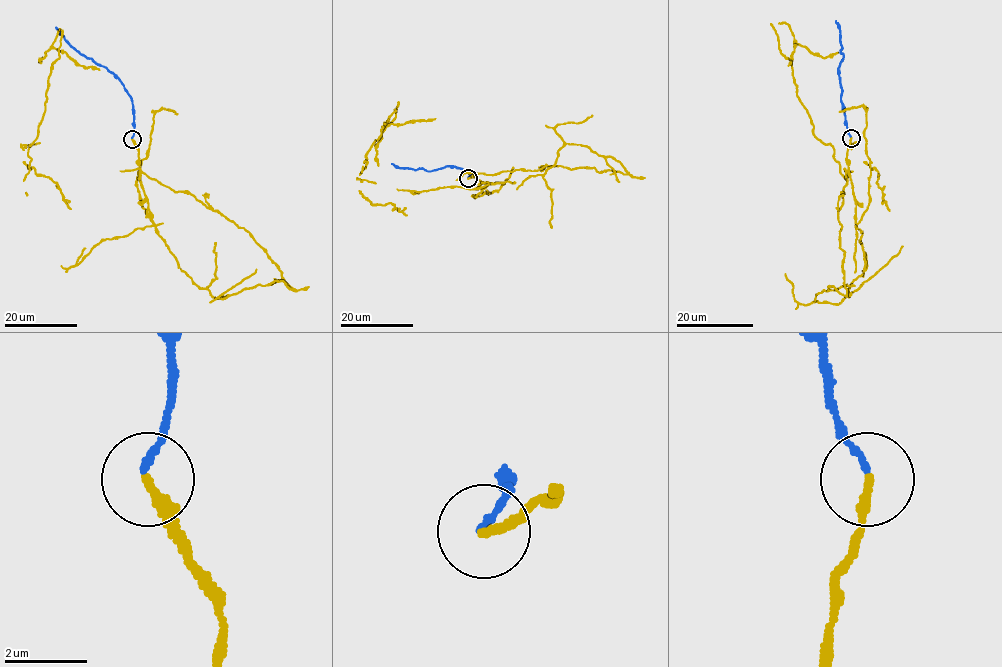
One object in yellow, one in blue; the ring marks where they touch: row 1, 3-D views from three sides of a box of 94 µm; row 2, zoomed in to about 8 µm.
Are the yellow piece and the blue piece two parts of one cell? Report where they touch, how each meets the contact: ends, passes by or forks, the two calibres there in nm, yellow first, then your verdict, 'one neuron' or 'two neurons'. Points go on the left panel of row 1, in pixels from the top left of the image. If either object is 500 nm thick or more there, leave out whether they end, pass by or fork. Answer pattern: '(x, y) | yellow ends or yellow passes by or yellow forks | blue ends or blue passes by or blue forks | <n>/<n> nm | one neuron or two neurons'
(132, 139) | yellow ends | blue ends | 240/150 nm | two neurons

